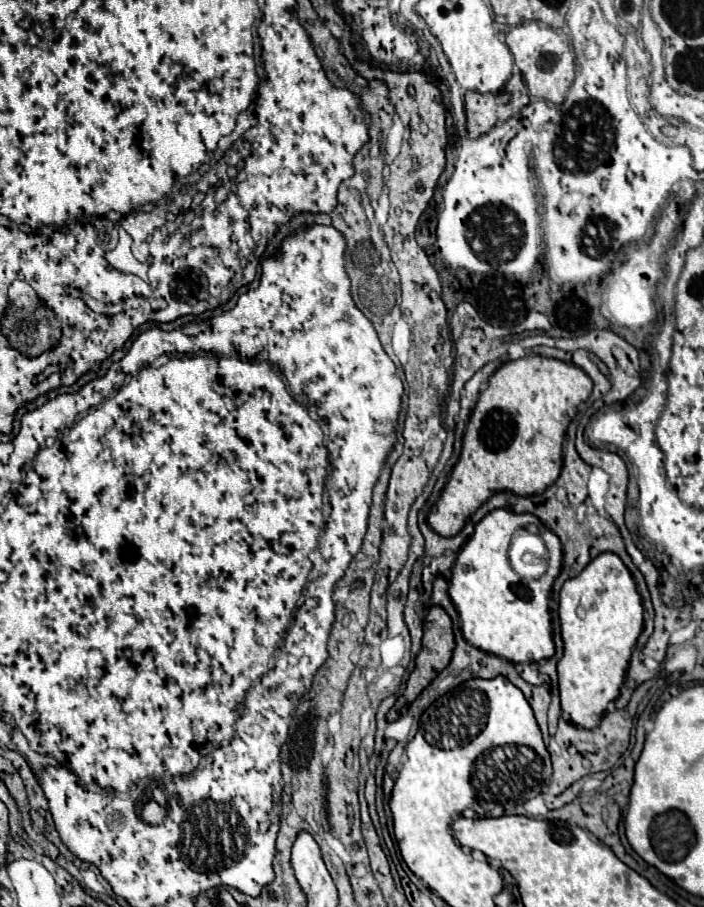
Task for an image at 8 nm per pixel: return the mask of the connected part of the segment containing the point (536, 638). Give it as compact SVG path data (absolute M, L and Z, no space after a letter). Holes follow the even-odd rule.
M495 509L487 513L475 527L475 533L461 547L453 565L449 583L449 595L457 607L463 635L475 647L505 657L513 663L537 663L549 659L555 653L551 637L549 593L555 577L559 575L563 559L561 541L531 513L513 513L507 509ZM517 529L539 533L549 549L549 569L539 579L521 579L511 571L507 549Z

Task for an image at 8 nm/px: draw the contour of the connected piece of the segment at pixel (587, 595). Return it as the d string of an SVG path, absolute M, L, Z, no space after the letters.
M601 553L577 577L565 581L559 601L565 653L557 665L561 707L583 729L599 725L607 705L619 697L631 651L643 631L643 605L637 585L613 553Z

